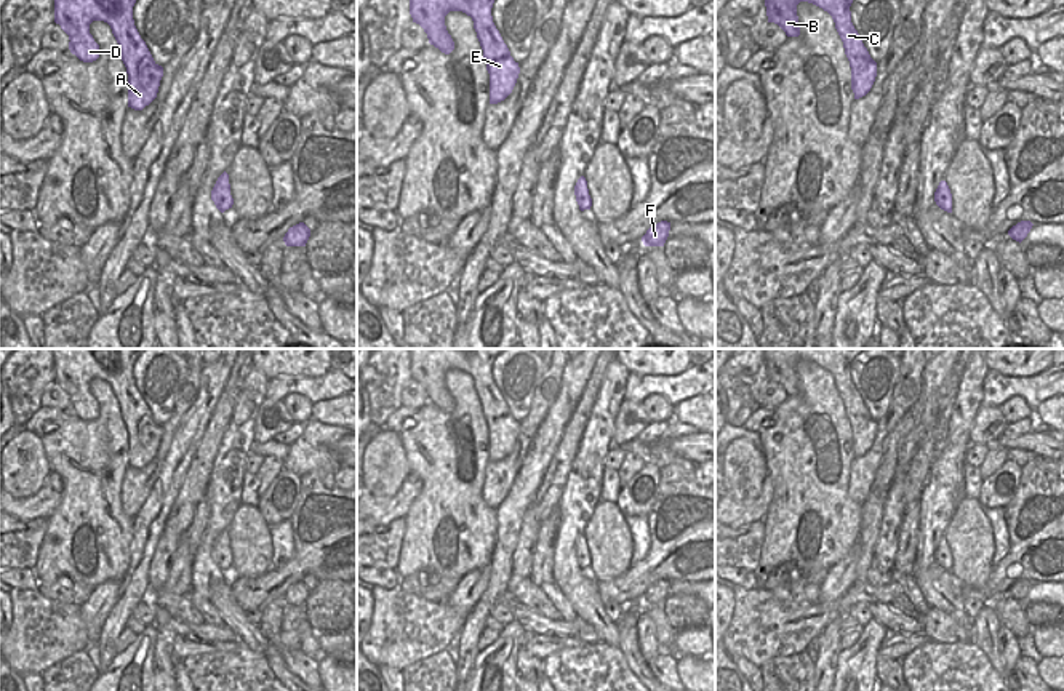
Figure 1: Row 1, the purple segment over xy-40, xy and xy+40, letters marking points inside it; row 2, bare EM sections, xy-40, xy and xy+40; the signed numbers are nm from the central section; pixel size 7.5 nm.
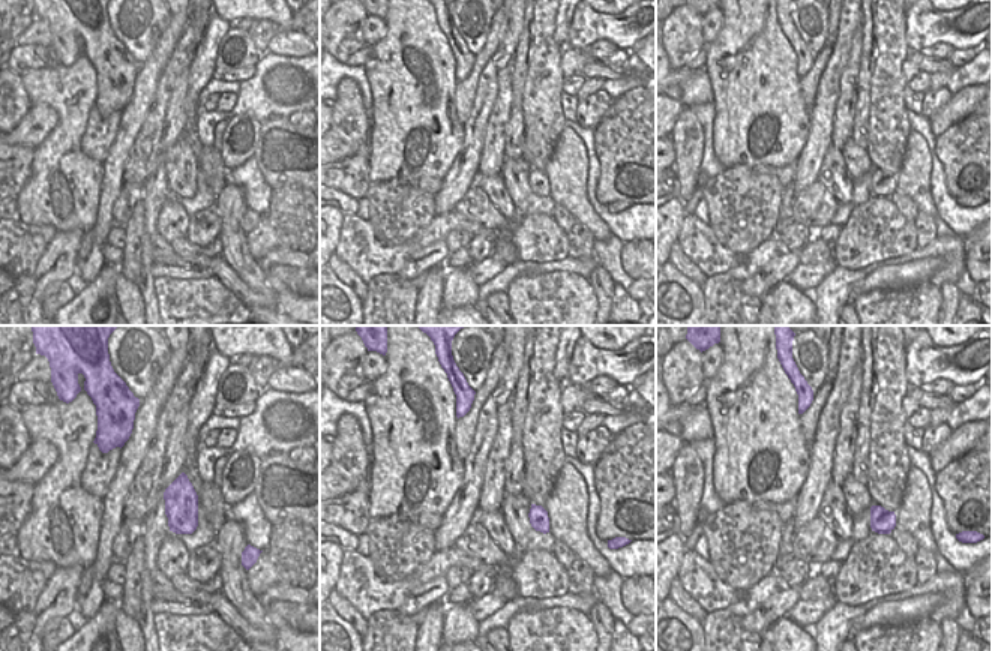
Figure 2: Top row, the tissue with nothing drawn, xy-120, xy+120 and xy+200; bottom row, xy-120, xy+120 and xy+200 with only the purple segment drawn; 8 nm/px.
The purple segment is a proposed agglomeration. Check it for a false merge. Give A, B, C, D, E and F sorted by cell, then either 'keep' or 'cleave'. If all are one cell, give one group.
groups A B C D E F; keep

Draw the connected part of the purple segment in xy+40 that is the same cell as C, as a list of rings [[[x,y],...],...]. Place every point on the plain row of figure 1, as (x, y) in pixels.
[[[763,349],[768,381],[778,382],[787,395],[800,393],[797,363],[813,361],[827,369],[843,400],[851,425],[851,448],[854,457],[866,454],[877,435],[877,421],[870,416],[858,389],[851,381],[853,358],[867,349]]]

